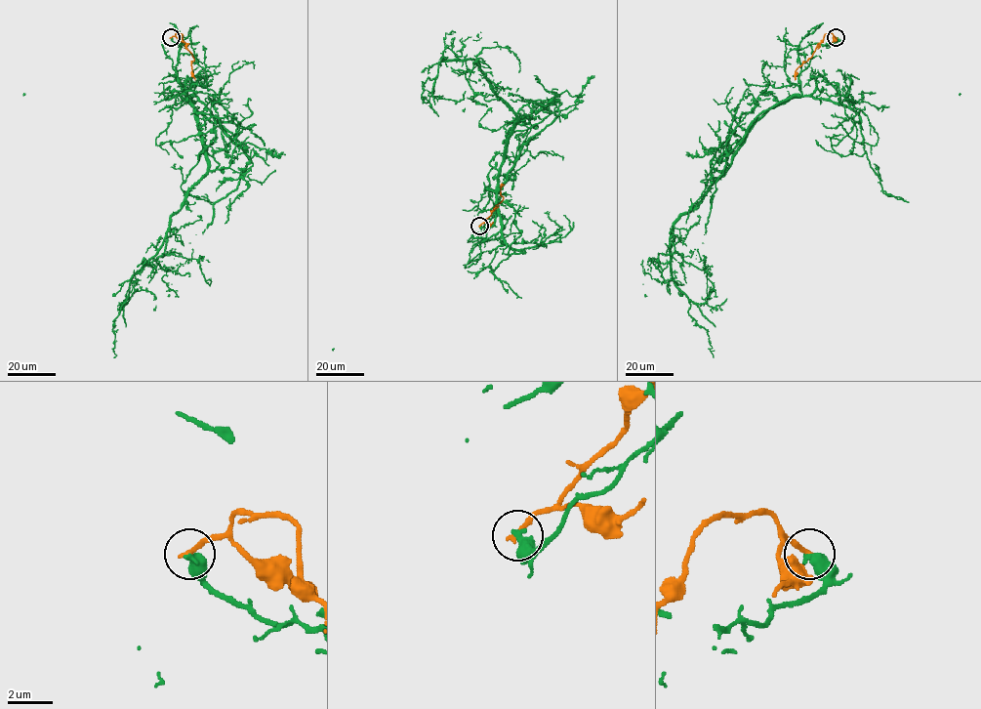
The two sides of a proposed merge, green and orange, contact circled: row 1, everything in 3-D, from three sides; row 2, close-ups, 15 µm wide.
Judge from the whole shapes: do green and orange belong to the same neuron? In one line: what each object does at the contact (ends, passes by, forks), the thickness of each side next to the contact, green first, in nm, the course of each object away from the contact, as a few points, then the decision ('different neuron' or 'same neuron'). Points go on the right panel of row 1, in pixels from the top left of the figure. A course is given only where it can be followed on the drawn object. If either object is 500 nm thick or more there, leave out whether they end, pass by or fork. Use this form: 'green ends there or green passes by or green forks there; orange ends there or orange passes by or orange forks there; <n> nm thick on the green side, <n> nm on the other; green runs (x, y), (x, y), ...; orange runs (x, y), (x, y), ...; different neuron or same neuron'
500 nm thick on the green side, 260 nm on the other; green runs (836, 37), (797, 51), (801, 94), (755, 124), (730, 167), (674, 224), (671, 273), (713, 357); orange runs (836, 37), (832, 33), (825, 35), (812, 56), (796, 70), (795, 80); different neuron

